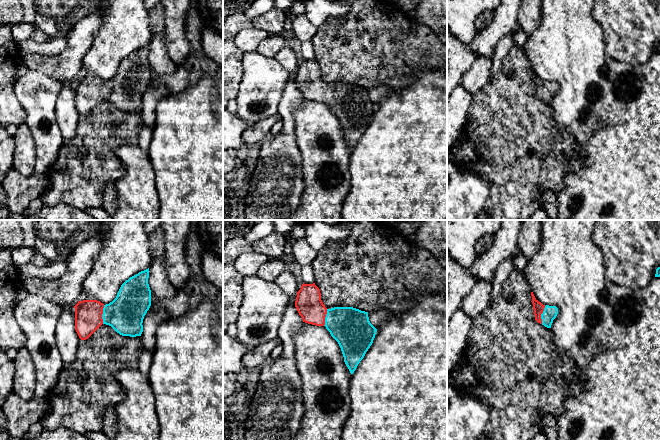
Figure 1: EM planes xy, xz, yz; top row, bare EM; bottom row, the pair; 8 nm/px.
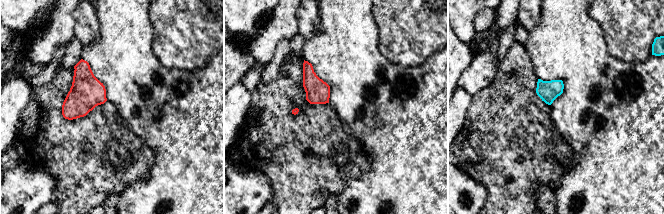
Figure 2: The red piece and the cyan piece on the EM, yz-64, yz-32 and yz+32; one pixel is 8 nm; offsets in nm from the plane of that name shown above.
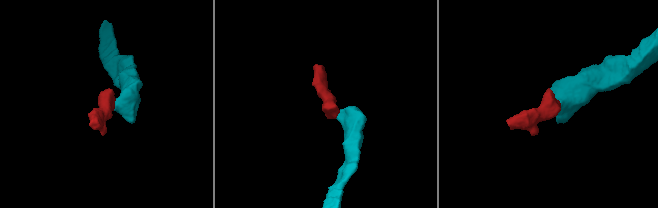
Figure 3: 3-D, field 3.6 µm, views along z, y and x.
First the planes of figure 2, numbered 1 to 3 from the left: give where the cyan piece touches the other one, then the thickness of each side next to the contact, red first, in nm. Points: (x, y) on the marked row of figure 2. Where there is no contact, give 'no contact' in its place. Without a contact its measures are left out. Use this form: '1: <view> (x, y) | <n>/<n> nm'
1: no contact
2: no contact
3: no contact

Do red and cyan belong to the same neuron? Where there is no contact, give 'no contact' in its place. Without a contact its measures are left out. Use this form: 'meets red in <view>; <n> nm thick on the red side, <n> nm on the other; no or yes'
meets red in xy; 220 nm thick on the red side, 300 nm on the other; yes

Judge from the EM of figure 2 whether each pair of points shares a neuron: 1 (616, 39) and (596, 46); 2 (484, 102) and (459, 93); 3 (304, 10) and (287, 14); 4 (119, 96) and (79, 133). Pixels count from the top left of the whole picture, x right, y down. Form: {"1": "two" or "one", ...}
{"1": "two", "2": "two", "3": "two", "4": "two"}

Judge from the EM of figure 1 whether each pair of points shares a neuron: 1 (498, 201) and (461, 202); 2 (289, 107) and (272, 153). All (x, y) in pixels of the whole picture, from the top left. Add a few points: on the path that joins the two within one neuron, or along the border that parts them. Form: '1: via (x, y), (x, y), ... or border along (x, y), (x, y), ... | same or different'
1: border along (481, 178), (489, 185), (489, 196), (482, 209) | different
2: via (288, 118), (288, 133), (283, 142) | same

